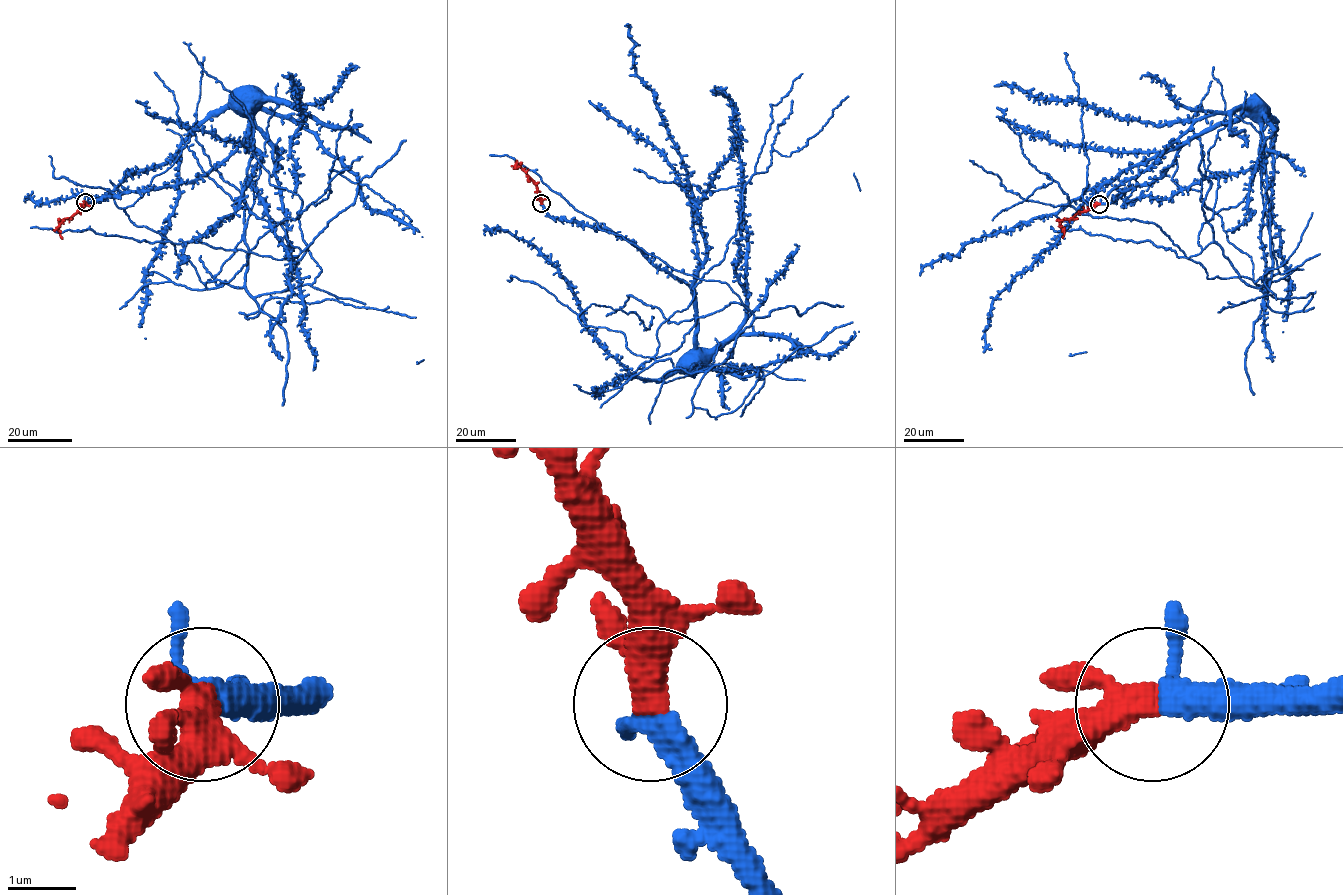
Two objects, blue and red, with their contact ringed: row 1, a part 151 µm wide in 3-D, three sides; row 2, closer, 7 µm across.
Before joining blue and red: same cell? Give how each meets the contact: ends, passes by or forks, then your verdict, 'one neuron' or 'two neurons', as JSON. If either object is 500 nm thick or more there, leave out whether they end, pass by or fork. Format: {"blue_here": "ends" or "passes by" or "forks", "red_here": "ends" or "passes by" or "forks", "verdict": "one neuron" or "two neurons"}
{"blue_here": "passes by", "red_here": "passes by", "verdict": "one neuron"}

